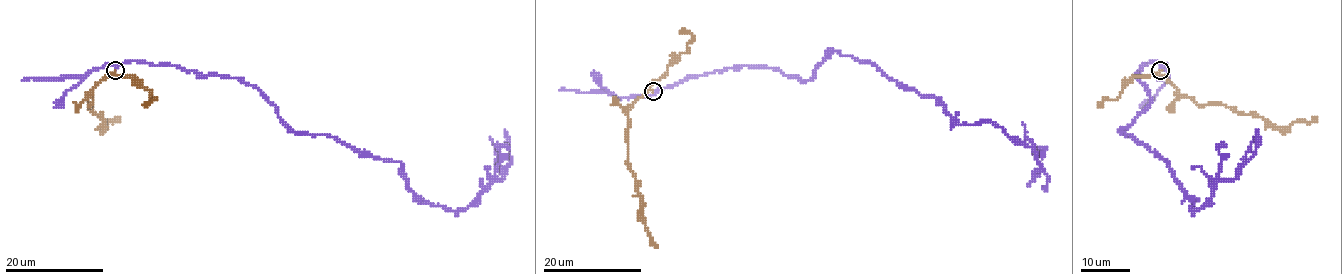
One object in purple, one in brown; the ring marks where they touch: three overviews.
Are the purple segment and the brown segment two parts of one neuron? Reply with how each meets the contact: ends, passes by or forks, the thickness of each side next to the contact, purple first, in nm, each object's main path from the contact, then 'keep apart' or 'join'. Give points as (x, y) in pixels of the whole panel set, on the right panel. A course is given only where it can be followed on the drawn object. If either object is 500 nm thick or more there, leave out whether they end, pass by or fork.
purple ends; brown passes by; calibres 200 and 160 nm; course purple (1160, 69), (1154, 61), (1135, 74), (1151, 99), (1119, 132), (1168, 164), (1192, 210), (1235, 177), (1256, 130); course brown (1160, 71), (1180, 94), (1198, 104), (1224, 104), (1287, 129), (1299, 120), (1311, 122), (1316, 117); join

